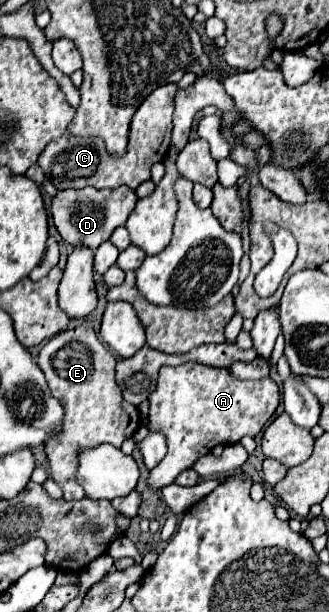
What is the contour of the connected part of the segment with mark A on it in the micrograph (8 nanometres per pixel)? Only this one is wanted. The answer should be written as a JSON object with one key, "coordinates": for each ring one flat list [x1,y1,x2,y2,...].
{"coordinates":[[186,362,182,366,166,366,158,376,158,386,150,400,150,424,162,428,168,438,168,454,164,460,154,466,148,474,148,486,160,490,176,480,176,476,188,470,200,456,208,454,216,444,236,444,244,436,258,436,264,424,272,418,278,406,278,386,272,378,262,380,238,380,230,374,228,368,212,368,196,362]]}

